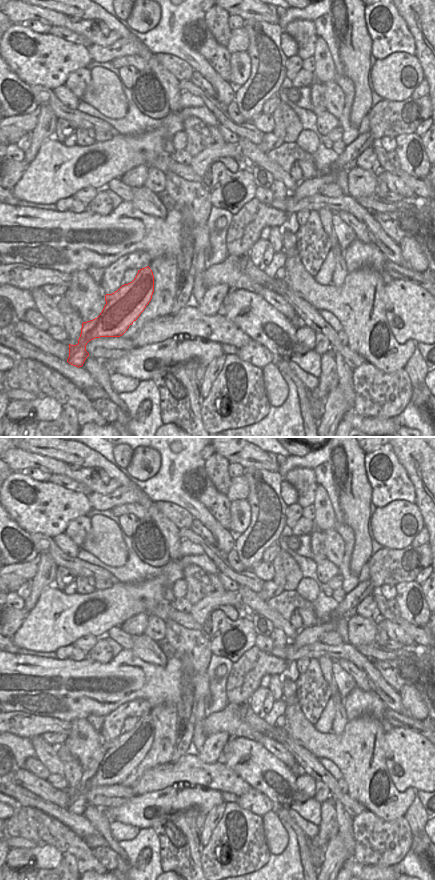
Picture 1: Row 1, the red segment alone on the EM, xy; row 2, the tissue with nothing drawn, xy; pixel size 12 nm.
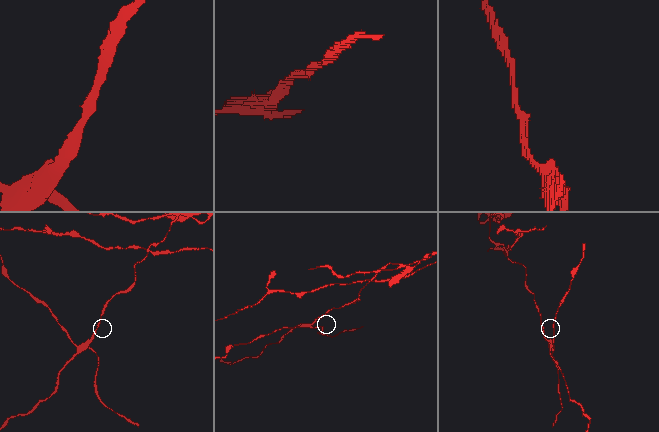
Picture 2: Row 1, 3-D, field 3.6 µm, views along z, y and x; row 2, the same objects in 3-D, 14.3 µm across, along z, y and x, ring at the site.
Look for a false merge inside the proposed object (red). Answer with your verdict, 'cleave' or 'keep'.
cleave

